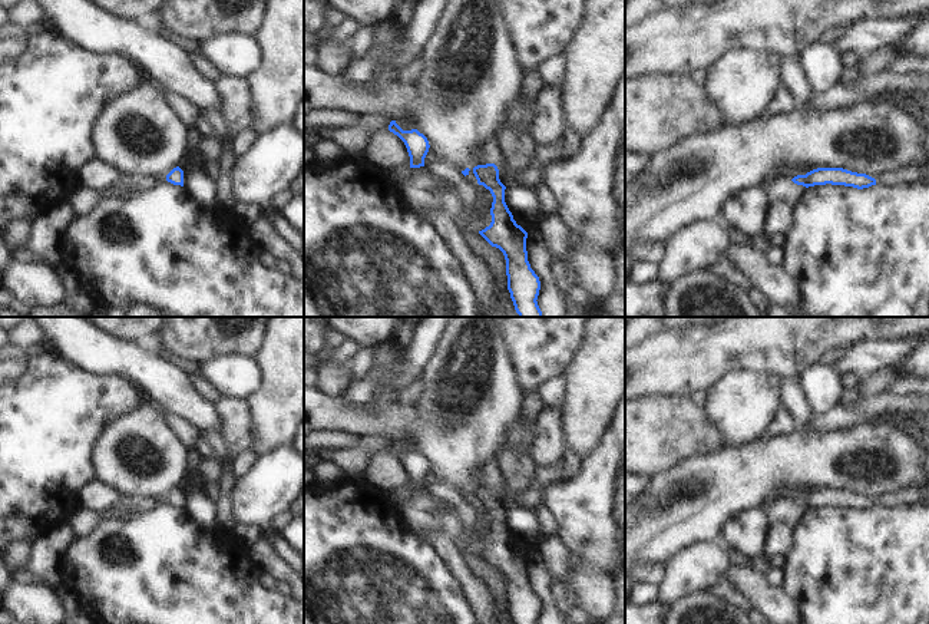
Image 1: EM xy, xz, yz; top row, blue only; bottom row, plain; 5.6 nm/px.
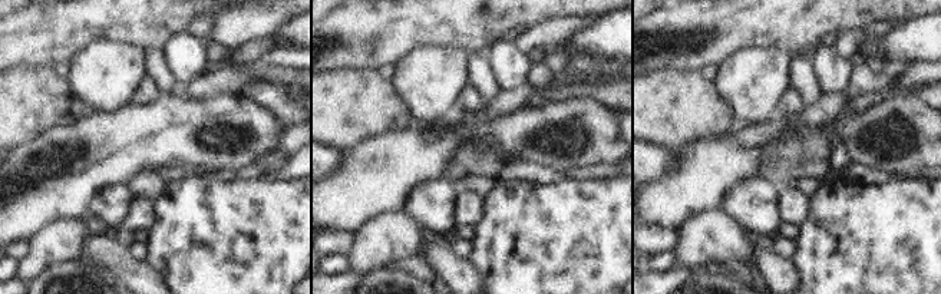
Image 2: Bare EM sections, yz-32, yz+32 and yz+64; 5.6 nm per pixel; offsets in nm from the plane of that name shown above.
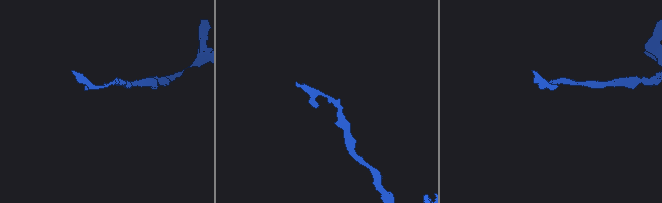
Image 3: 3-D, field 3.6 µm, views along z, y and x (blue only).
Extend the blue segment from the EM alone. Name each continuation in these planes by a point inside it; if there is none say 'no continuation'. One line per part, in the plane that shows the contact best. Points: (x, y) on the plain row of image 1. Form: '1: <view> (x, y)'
no continuation

